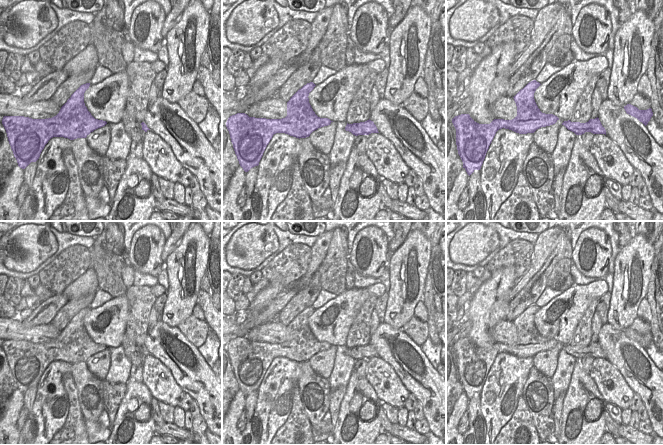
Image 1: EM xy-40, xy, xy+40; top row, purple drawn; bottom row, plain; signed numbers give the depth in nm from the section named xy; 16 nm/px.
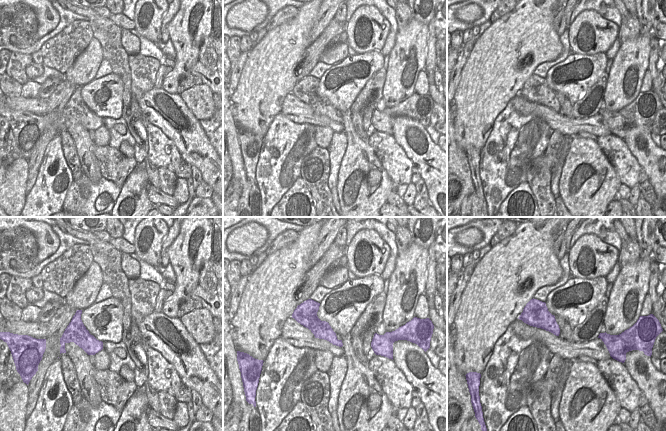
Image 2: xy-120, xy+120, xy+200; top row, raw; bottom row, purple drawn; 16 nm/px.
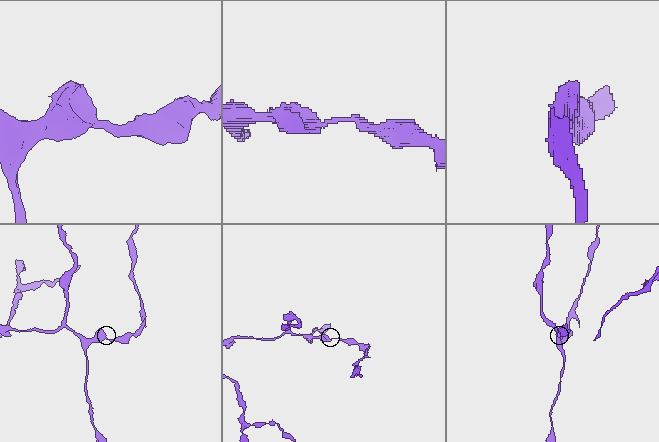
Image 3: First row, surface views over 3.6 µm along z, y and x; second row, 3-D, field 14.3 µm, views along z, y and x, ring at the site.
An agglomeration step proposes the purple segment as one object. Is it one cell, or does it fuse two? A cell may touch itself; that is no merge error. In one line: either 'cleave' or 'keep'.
cleave

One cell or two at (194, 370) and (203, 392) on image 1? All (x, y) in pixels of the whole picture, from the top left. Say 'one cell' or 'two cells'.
one cell

